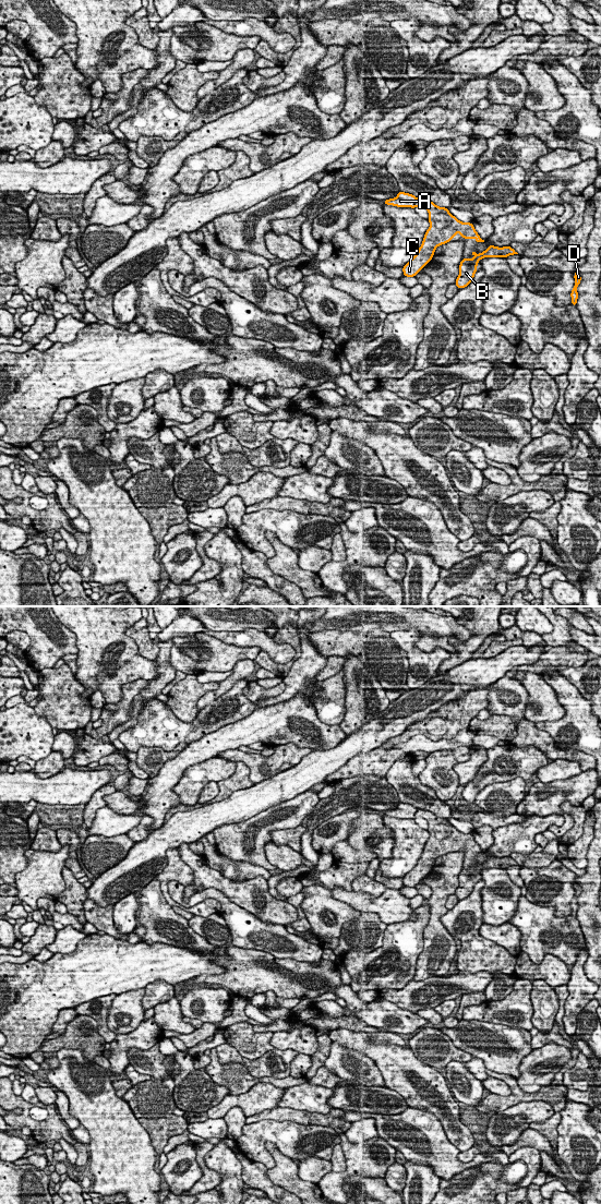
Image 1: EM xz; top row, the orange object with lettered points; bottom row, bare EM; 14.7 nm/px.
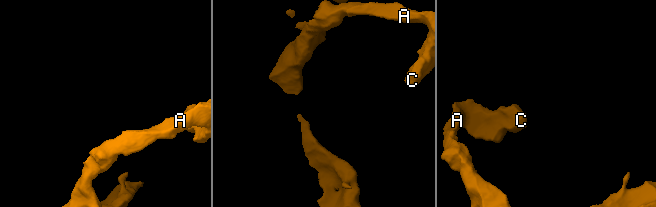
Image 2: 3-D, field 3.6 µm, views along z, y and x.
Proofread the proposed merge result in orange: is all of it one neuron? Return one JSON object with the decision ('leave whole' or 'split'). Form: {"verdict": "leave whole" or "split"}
{"verdict": "leave whole"}

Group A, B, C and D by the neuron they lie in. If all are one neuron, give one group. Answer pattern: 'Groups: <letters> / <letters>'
Groups: A B C D

